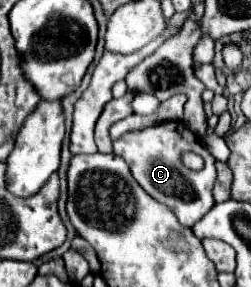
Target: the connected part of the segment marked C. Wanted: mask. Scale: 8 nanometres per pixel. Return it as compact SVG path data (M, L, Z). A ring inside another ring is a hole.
M168 121L142 131L124 133L120 139L114 141L114 153L128 163L138 185L150 197L170 207L182 225L192 227L196 221L200 221L200 217L204 217L214 207L212 197L212 185L216 181L214 157L202 147L200 139L182 121ZM184 151L198 153L204 159L204 169L202 171L186 169L180 163L180 153Z

